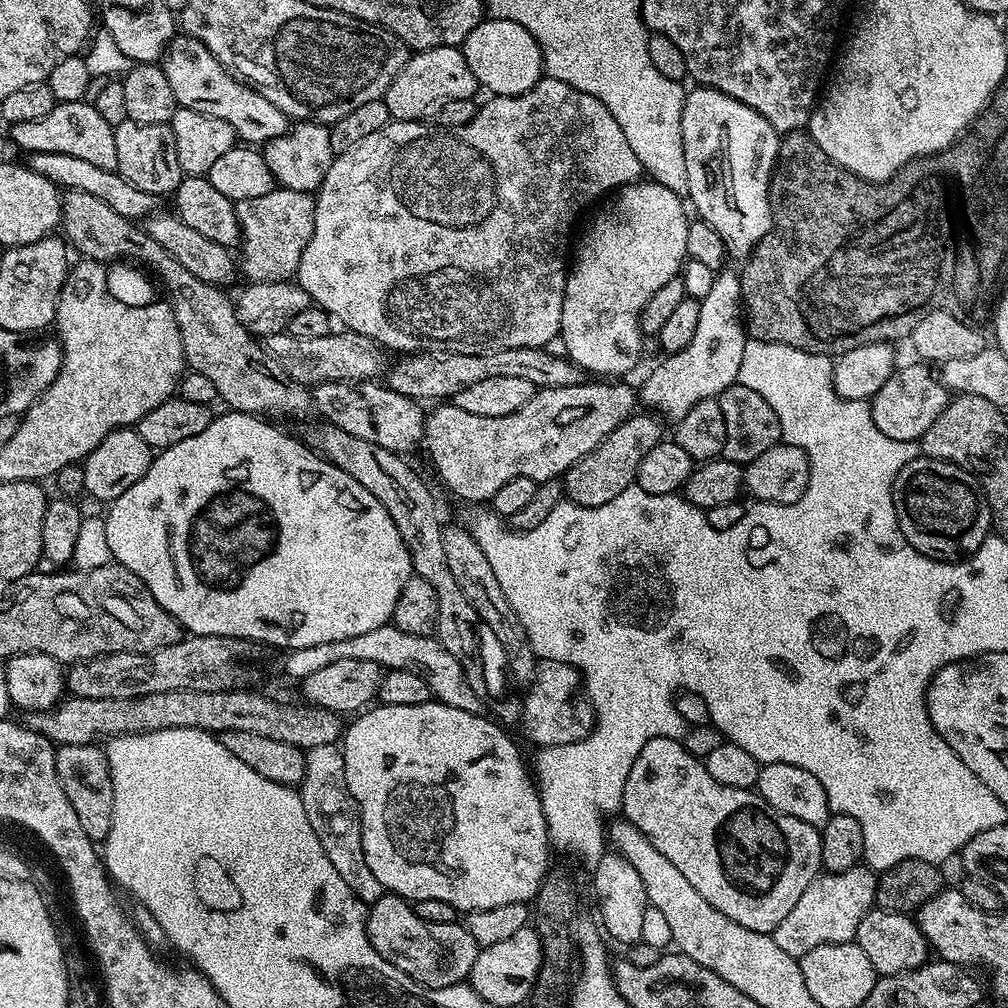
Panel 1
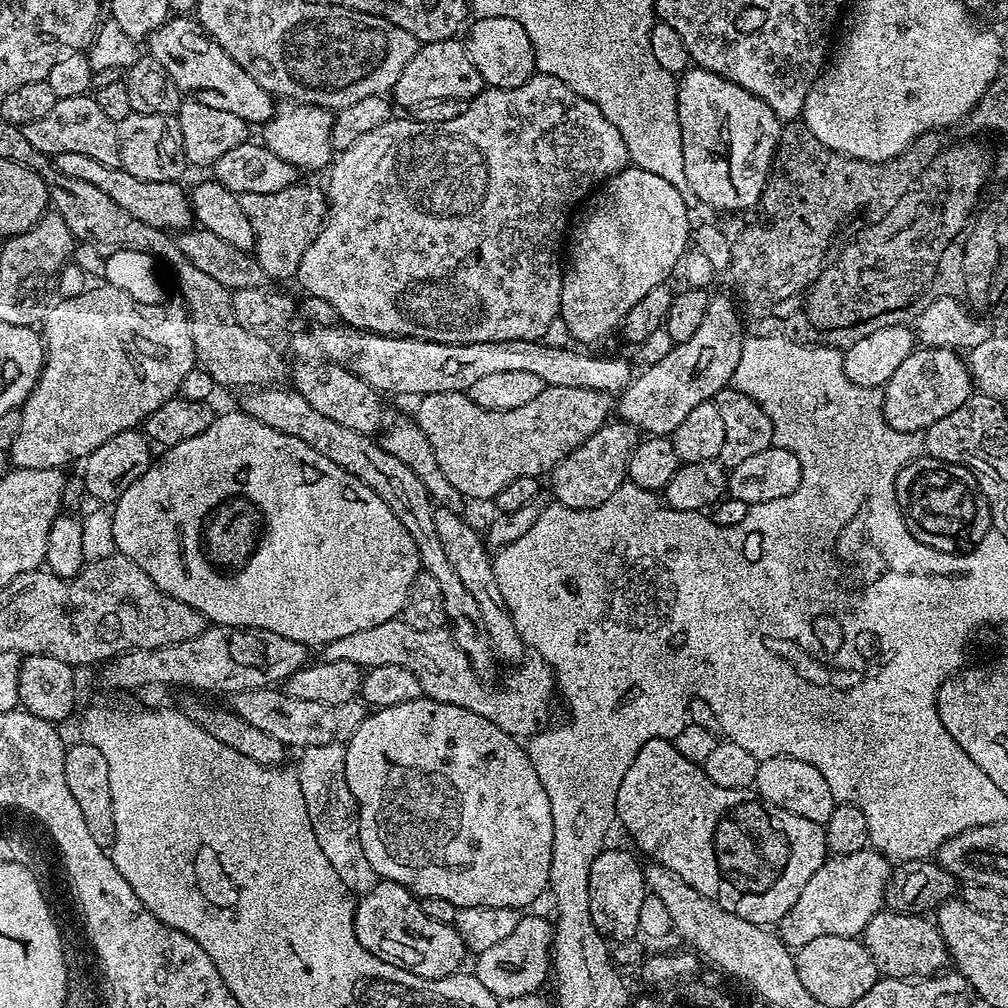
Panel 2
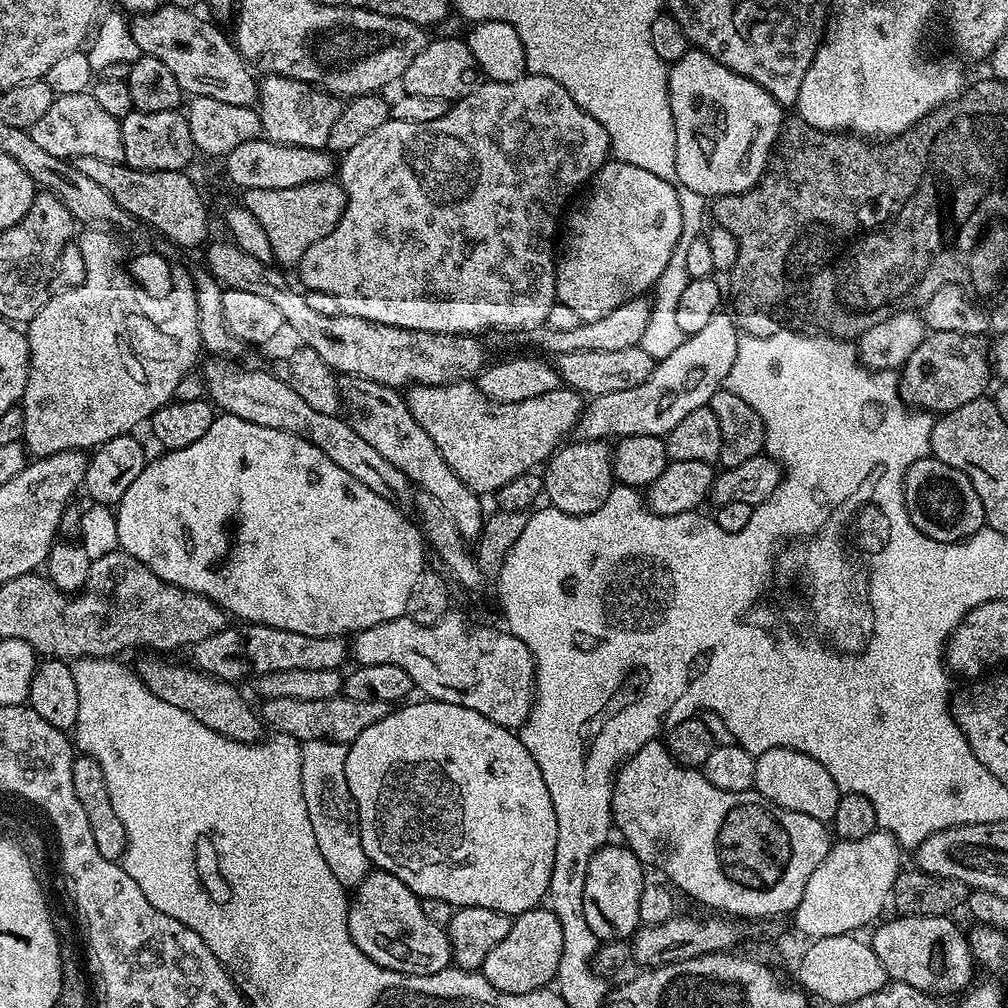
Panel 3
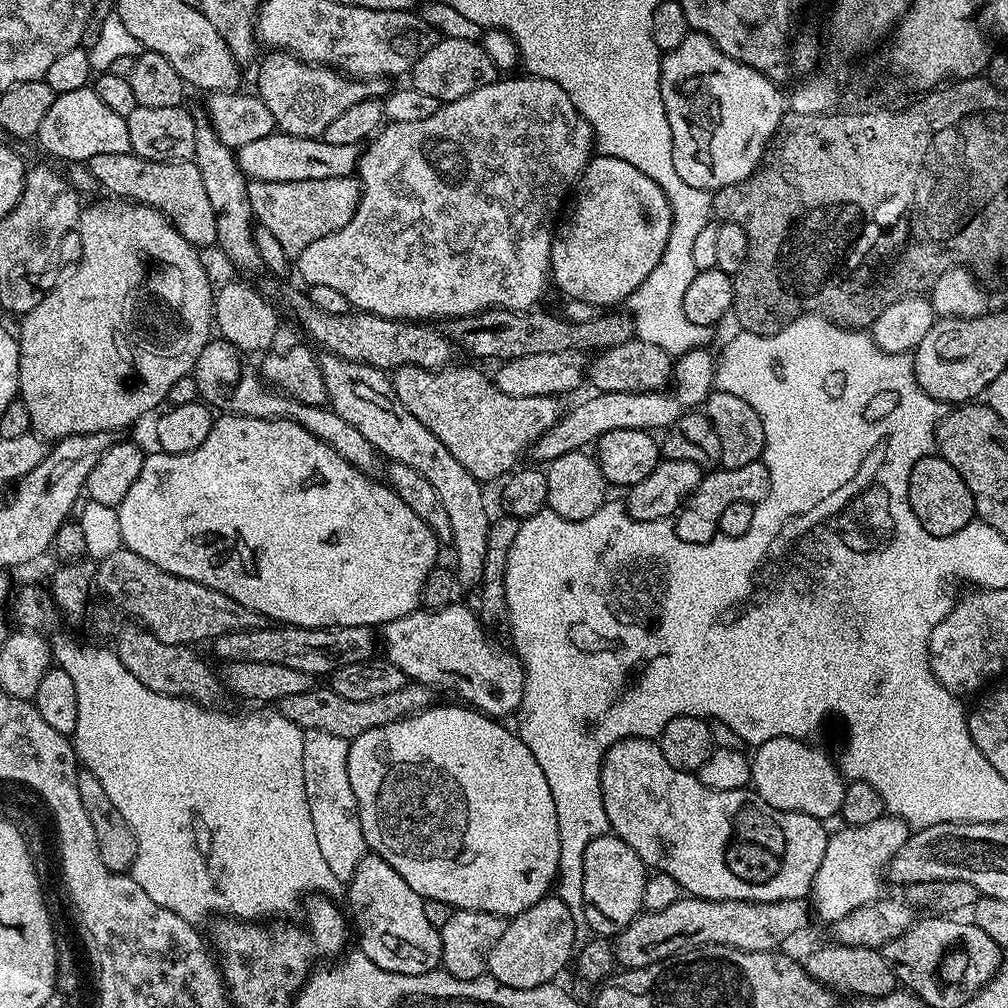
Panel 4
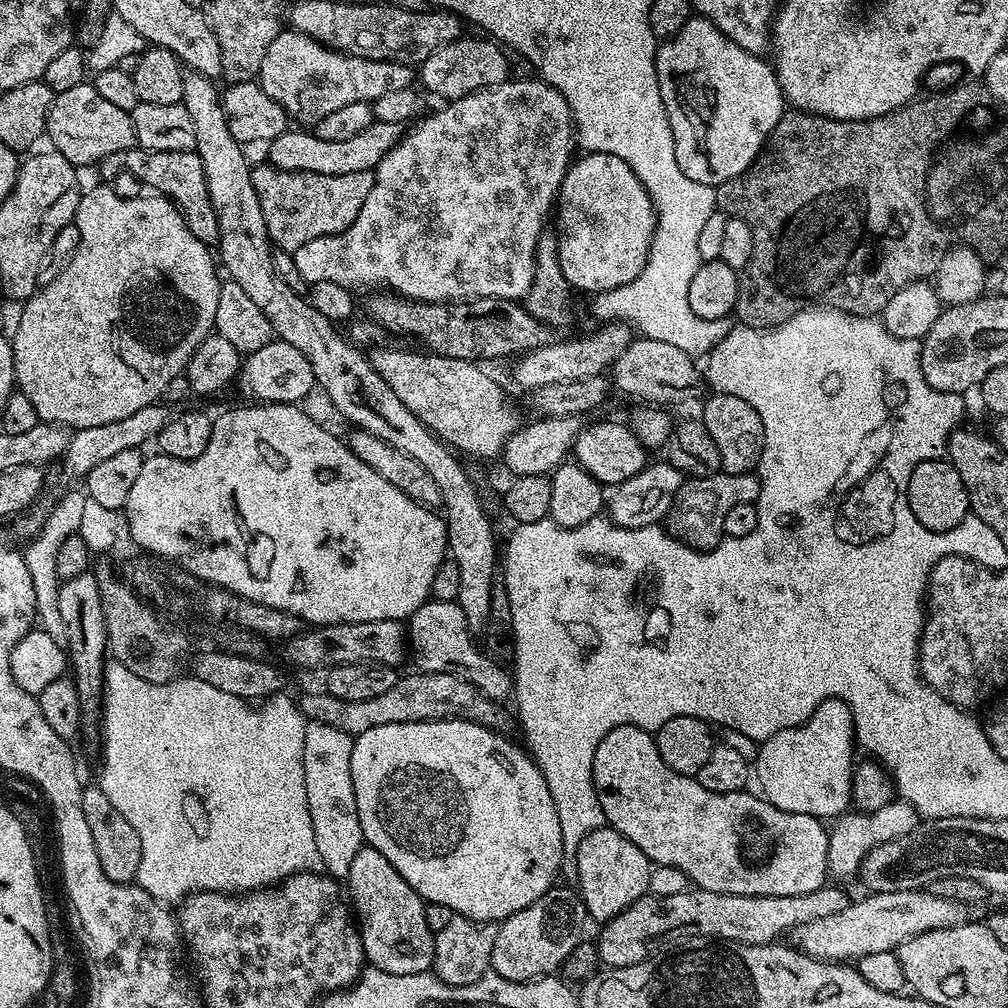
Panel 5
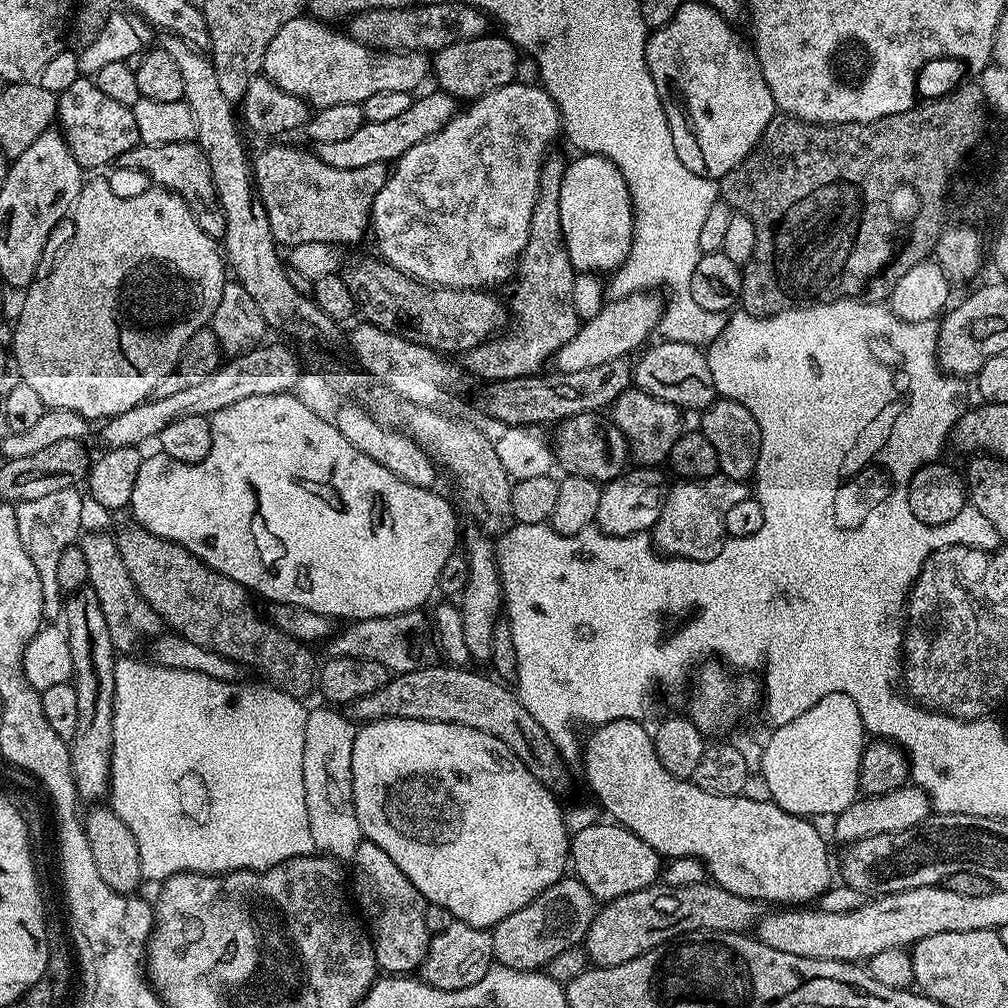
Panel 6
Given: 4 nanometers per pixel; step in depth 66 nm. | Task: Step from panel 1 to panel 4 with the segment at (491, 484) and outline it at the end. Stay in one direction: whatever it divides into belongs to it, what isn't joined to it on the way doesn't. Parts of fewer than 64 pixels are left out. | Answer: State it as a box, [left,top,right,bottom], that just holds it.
[391,366,562,482]

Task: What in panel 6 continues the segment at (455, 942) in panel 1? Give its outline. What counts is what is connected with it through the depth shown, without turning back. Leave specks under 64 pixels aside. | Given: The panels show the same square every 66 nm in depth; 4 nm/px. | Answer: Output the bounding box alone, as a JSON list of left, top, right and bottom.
[350,839,430,974]

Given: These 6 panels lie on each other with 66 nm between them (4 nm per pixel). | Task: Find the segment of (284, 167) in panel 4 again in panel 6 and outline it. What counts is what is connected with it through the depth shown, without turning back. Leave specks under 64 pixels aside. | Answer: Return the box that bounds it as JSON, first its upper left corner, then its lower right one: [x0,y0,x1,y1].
[318,90,457,170]

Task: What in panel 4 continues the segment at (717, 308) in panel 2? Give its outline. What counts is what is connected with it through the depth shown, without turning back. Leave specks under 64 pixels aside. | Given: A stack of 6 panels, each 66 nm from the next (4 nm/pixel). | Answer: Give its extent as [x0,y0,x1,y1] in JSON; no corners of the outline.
[530,347,717,462]

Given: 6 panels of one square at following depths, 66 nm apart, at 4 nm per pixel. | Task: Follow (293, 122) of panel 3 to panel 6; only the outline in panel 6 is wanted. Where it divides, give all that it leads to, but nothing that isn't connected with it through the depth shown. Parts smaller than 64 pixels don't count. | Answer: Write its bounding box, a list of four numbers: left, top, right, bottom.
[262,14,430,110]

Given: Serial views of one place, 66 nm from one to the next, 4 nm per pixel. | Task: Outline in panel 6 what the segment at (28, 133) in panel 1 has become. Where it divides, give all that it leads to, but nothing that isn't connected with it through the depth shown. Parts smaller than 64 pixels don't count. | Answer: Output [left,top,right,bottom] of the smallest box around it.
[56,78,140,168]

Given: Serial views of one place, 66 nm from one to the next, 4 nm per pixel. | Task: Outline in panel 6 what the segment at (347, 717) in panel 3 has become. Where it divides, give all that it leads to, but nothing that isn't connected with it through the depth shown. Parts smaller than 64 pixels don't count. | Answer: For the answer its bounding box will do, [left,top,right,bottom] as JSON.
[354,666,568,793]

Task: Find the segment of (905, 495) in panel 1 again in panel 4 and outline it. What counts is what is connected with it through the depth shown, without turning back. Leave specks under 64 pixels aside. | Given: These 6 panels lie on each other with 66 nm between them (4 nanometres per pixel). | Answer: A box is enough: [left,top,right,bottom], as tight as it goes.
[908,454,976,538]

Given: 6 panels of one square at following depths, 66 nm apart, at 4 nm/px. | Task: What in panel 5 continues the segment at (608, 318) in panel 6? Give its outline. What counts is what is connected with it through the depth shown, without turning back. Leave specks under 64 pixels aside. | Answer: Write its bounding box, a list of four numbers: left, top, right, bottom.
[512,322,634,390]

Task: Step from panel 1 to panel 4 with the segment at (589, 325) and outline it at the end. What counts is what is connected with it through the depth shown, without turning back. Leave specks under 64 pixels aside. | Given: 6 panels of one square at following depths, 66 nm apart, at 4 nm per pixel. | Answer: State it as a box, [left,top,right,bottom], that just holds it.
[550,155,671,310]

